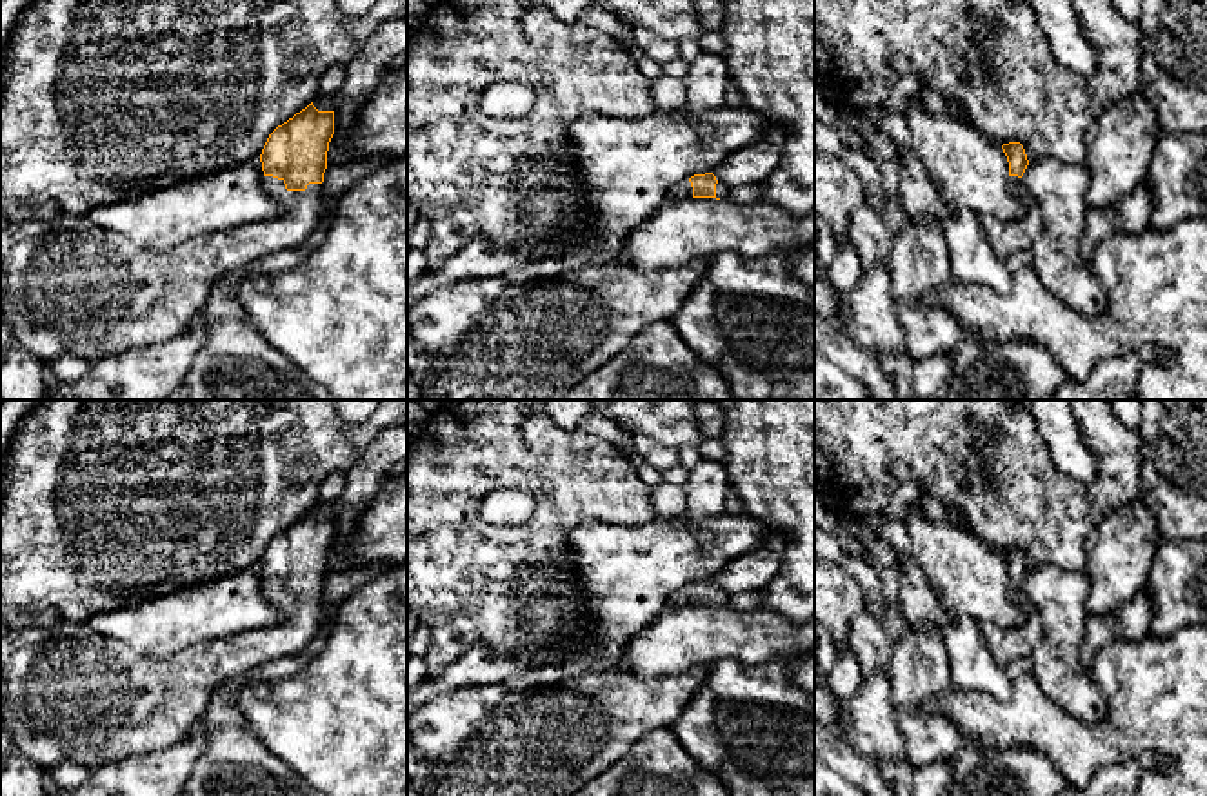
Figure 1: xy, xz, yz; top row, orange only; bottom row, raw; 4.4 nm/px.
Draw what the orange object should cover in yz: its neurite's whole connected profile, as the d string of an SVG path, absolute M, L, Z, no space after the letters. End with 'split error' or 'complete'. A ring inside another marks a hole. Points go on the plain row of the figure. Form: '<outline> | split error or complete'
M1009 549L1003 551L1002 556L1009 569L1011 594L1016 596L1027 611L1027 620L1020 627L1011 629L980 623L980 632L996 663L1007 669L1016 658L1032 656L1042 640L1042 616L1029 600L1022 596L1022 583L1029 572L1023 552L1020 549Z | split error

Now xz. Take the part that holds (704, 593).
M713 580L694 582L689 587L676 592L669 607L689 607L689 605L720 605L727 607L729 594L716 587Z | split error

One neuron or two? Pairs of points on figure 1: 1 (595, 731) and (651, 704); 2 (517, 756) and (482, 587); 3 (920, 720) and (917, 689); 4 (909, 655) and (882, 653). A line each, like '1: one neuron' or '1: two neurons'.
1: one neuron
2: two neurons
3: one neuron
4: two neurons

